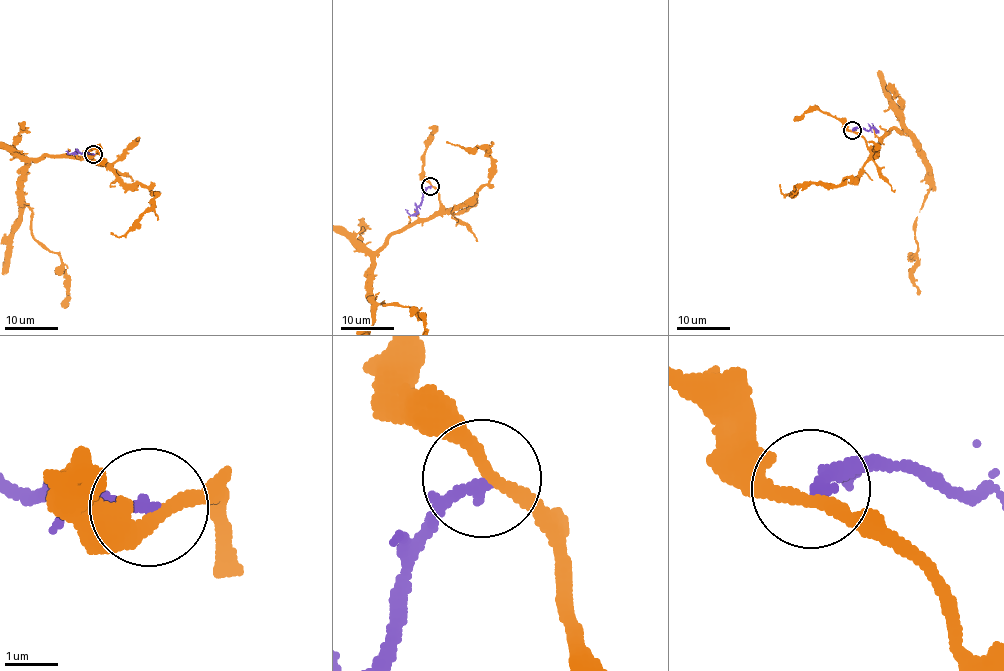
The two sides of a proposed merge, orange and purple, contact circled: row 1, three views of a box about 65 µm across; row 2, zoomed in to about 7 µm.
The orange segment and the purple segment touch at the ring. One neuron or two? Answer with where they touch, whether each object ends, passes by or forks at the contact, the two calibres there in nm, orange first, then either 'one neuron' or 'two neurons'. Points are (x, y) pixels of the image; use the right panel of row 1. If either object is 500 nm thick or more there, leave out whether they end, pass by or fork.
(852, 130) | orange passes by | purple ends | 240/200 nm | two neurons

